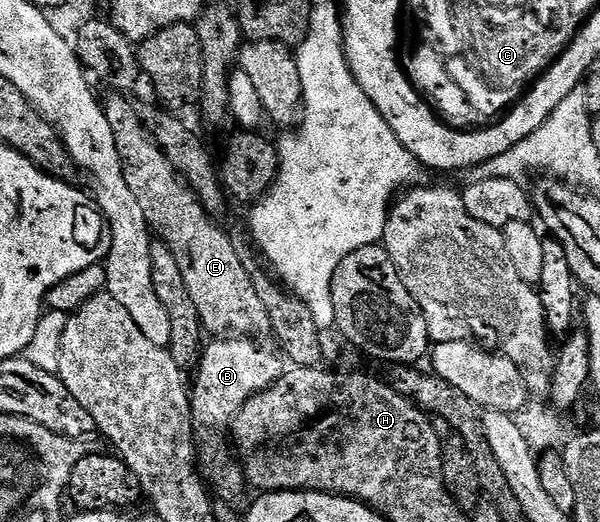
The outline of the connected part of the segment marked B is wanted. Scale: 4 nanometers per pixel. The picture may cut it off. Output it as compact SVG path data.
M231 338L231 339L213 339L203 349L200 358L199 367L194 372L196 381L190 384L190 399L192 402L192 434L196 438L196 447L198 449L198 468L202 473L203 479L210 485L216 500L221 500L233 506L239 505L239 500L244 496L246 481L244 479L244 468L234 451L234 441L230 435L232 423L236 416L246 406L254 394L266 390L278 378L283 376L286 371L286 364L277 353L271 352L268 348L263 348L263 343L257 342L252 338Z

